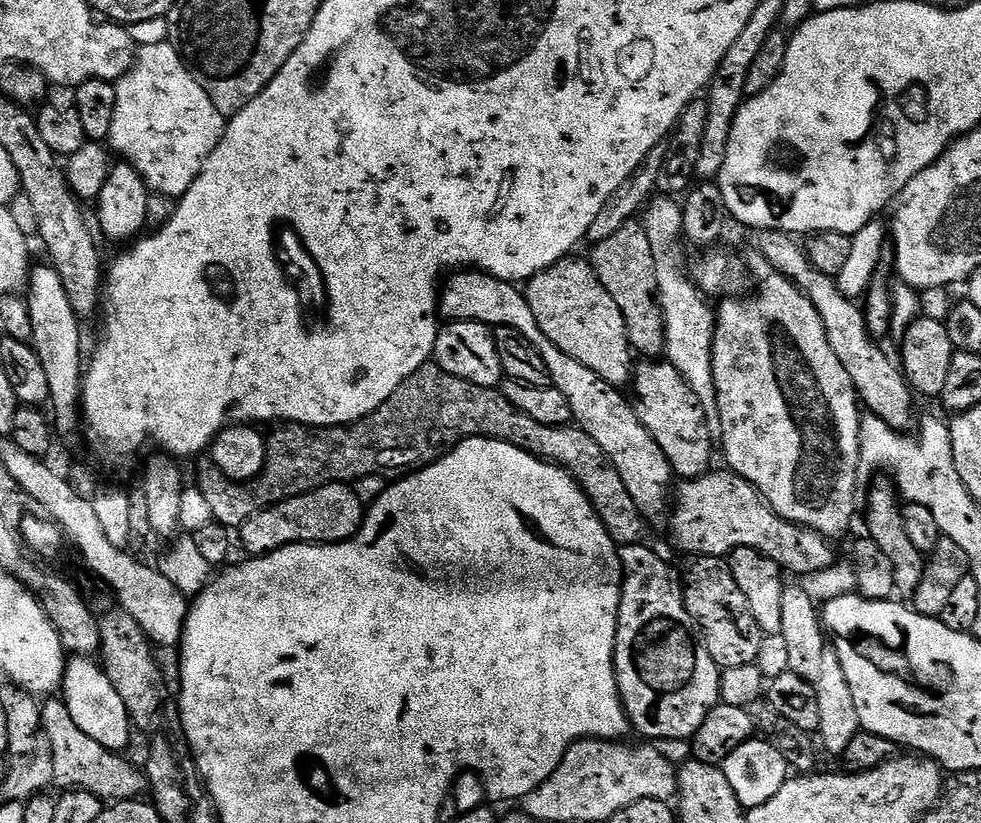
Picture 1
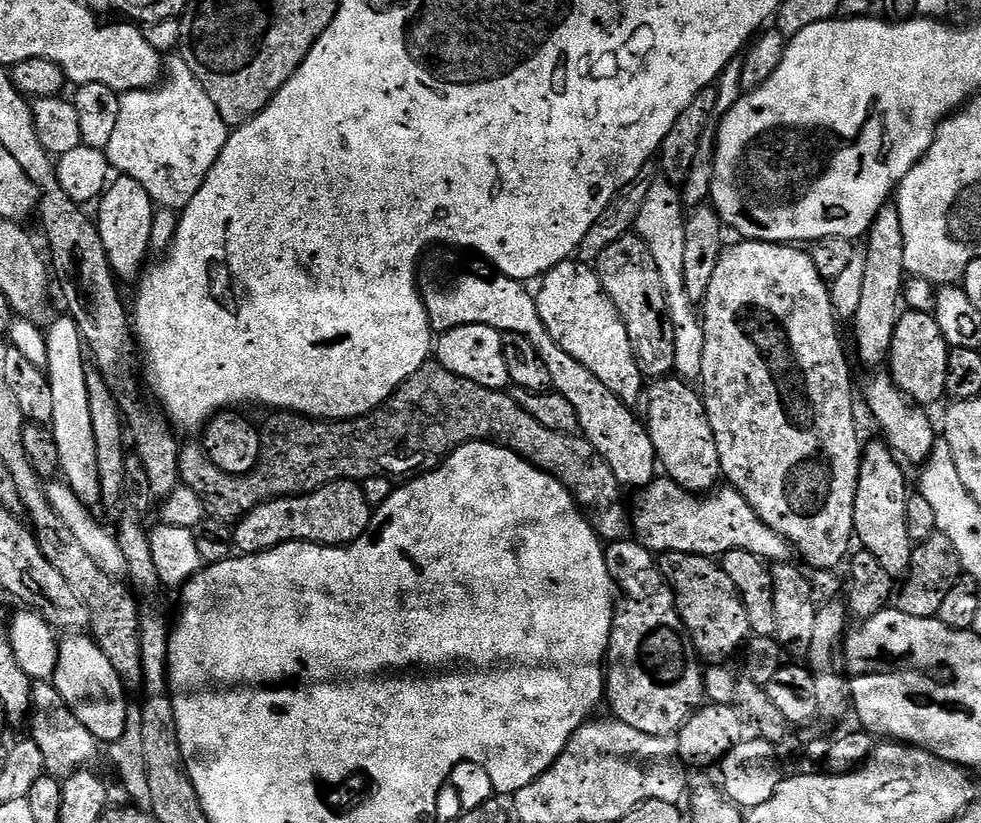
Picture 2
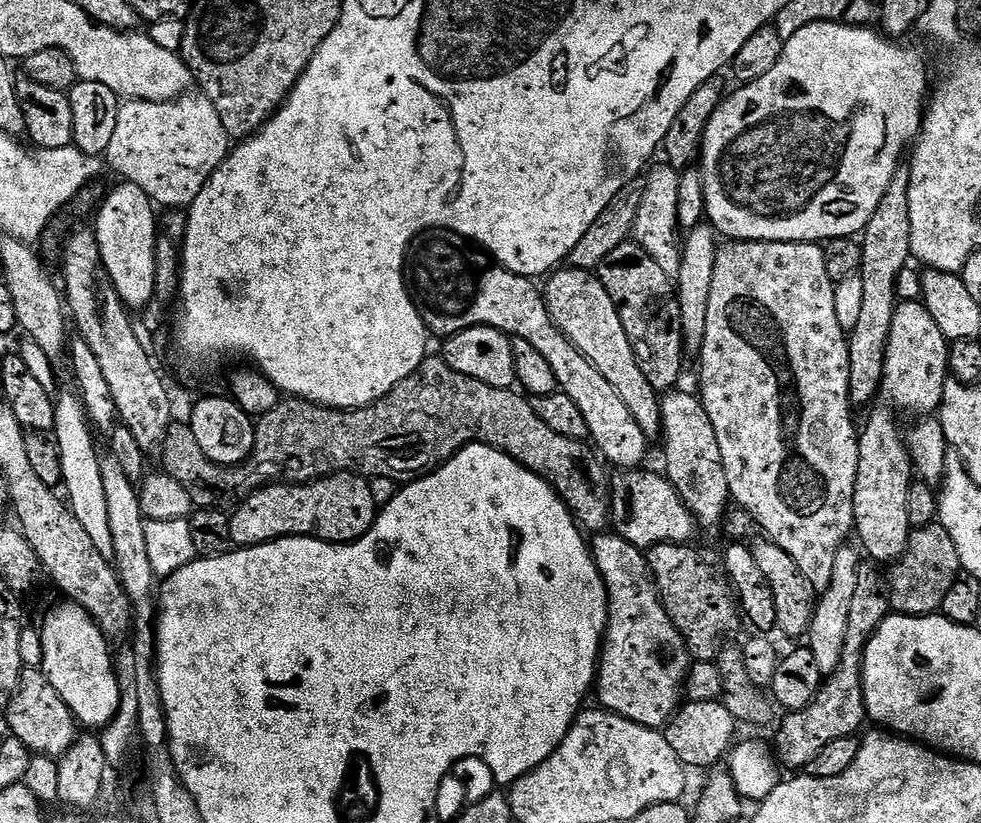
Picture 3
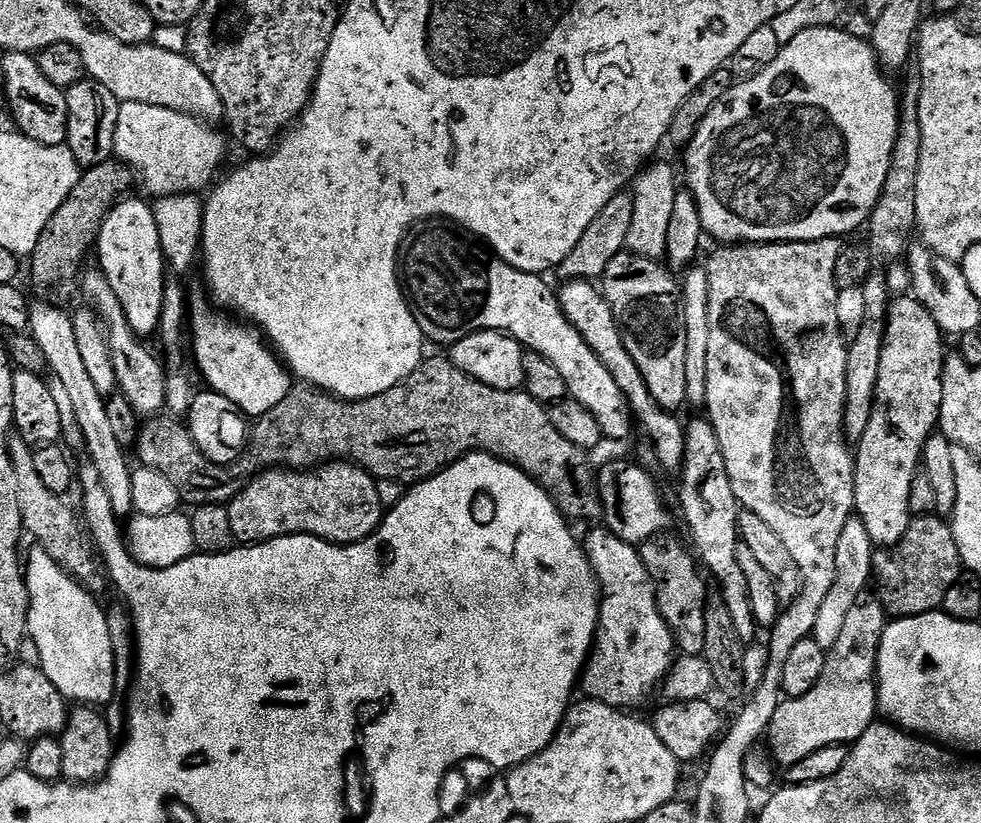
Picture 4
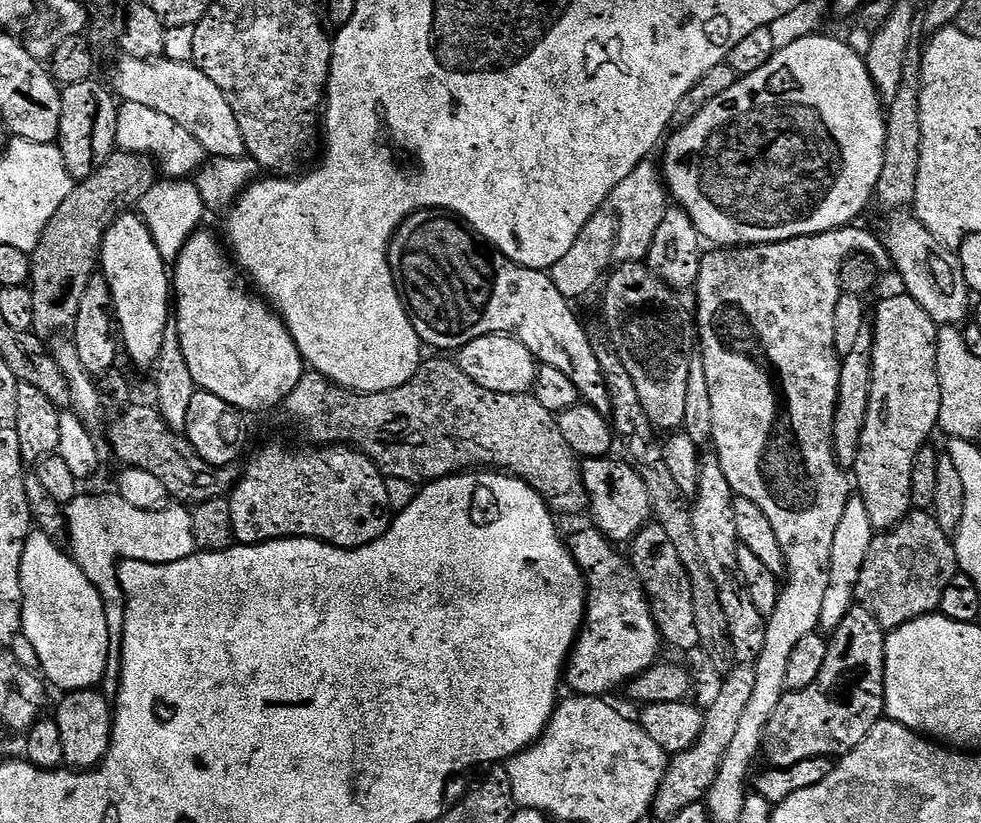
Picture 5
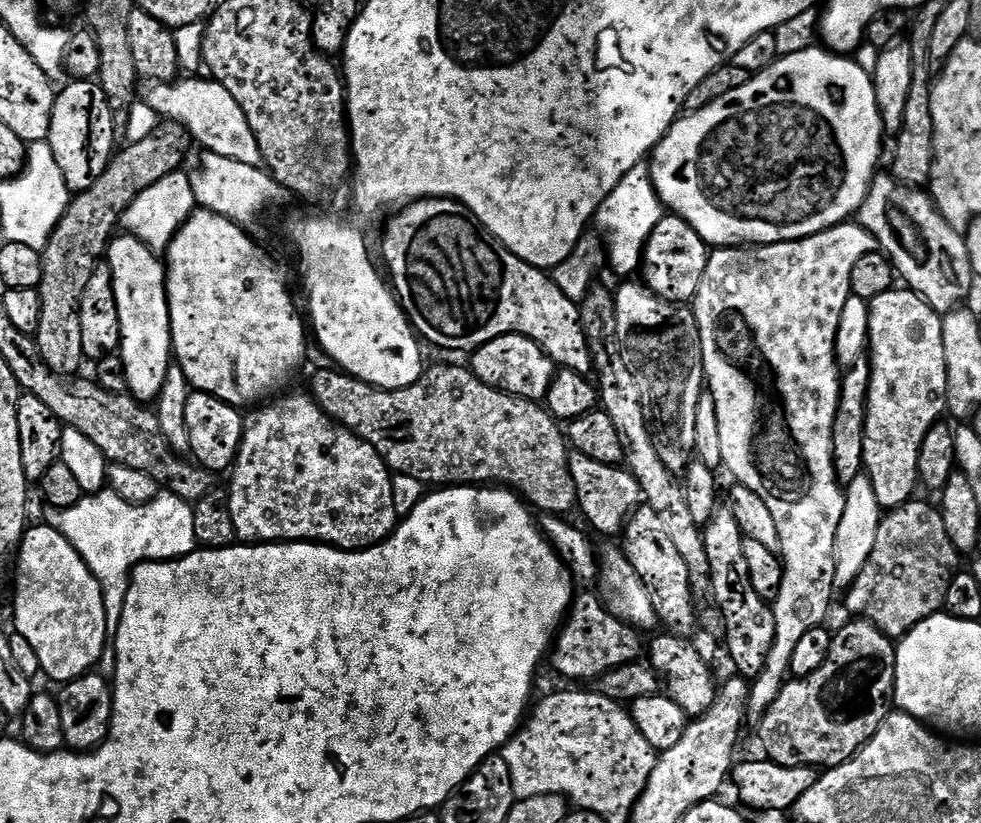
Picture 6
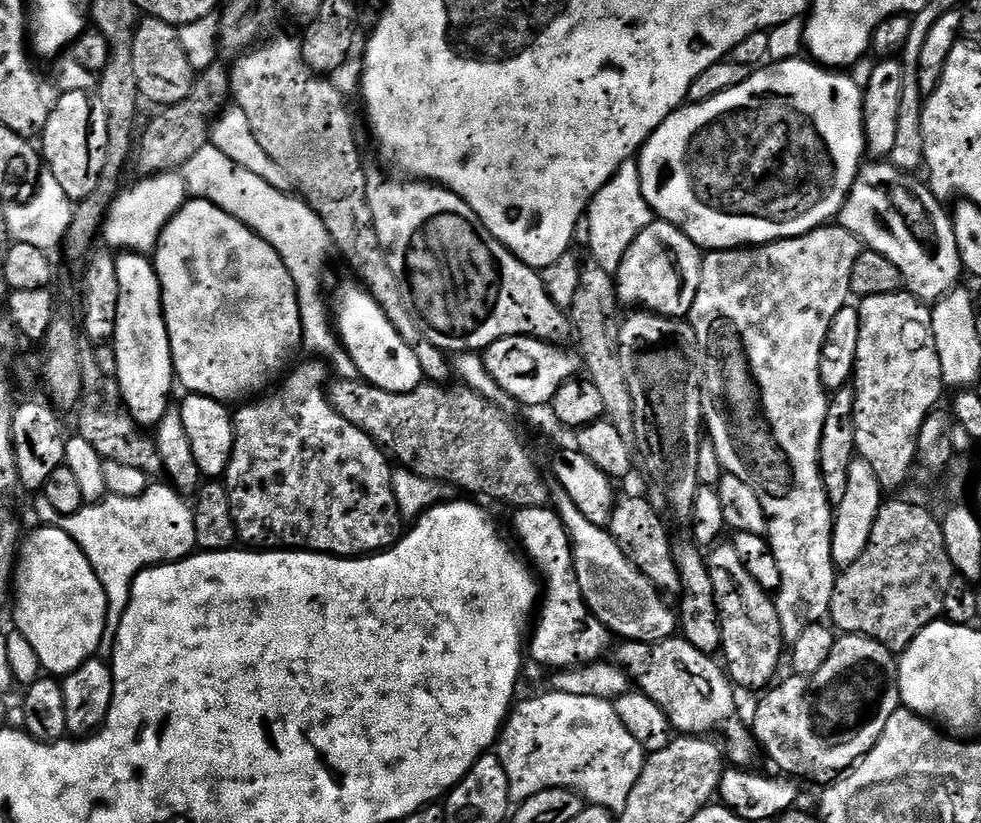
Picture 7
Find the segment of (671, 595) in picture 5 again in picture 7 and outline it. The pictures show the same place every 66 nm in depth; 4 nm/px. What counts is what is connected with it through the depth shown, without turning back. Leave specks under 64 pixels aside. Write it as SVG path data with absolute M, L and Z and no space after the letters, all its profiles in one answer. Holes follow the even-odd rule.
M621 495L608 520L607 529L620 543L622 554L626 554L626 558L630 558L630 562L634 562L634 566L638 566L638 570L646 574L646 578L650 578L654 587L664 594L680 592L680 575L672 553L674 540L673 537L668 537L664 520L652 509L650 501L643 500L640 496Z

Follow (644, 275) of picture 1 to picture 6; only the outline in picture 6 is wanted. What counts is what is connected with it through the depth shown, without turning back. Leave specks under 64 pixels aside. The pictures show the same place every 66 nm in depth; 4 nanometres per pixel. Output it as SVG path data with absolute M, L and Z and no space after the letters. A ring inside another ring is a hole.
M624 282L620 289L615 289L616 298L616 317L618 318L618 346L620 347L620 357L622 362L626 362L626 367L630 370L634 382L638 382L638 391L642 398L642 414L646 418L646 426L650 430L650 438L654 442L654 450L658 450L658 458L666 464L666 470L670 470L674 474L683 473L684 469L692 462L695 453L694 442L694 424L695 424L695 408L698 406L698 400L701 393L705 391L706 381L704 379L704 359L702 358L702 346L700 345L700 331L698 330L698 322L696 321L695 311L691 307L682 304L672 304L668 300L663 300L658 294L654 294L643 283L628 284L632 282Z

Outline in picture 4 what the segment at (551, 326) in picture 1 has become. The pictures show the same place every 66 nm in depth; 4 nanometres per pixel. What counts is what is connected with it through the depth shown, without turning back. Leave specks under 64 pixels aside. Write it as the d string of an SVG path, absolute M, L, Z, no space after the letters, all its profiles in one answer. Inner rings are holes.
M570 280L559 286L561 288L558 288L558 295L565 318L574 326L574 330L578 330L578 334L582 336L586 346L590 346L590 350L594 350L594 354L602 362L602 366L606 366L606 370L610 370L610 374L614 374L614 382L618 382L618 390L624 392L624 399L628 401L635 421L639 427L640 424L644 427L644 432L648 435L645 437L647 443L652 445L657 465L661 469L664 467L672 474L679 473L680 469L684 467L685 427L682 425L682 420L680 424L679 418L676 417L679 415L664 408L656 401L654 394L650 394L650 386L646 386L646 378L642 378L638 366L634 366L634 360L630 358L630 354L622 342L622 334L618 330L616 319L606 302L603 291L595 283L587 280Z

